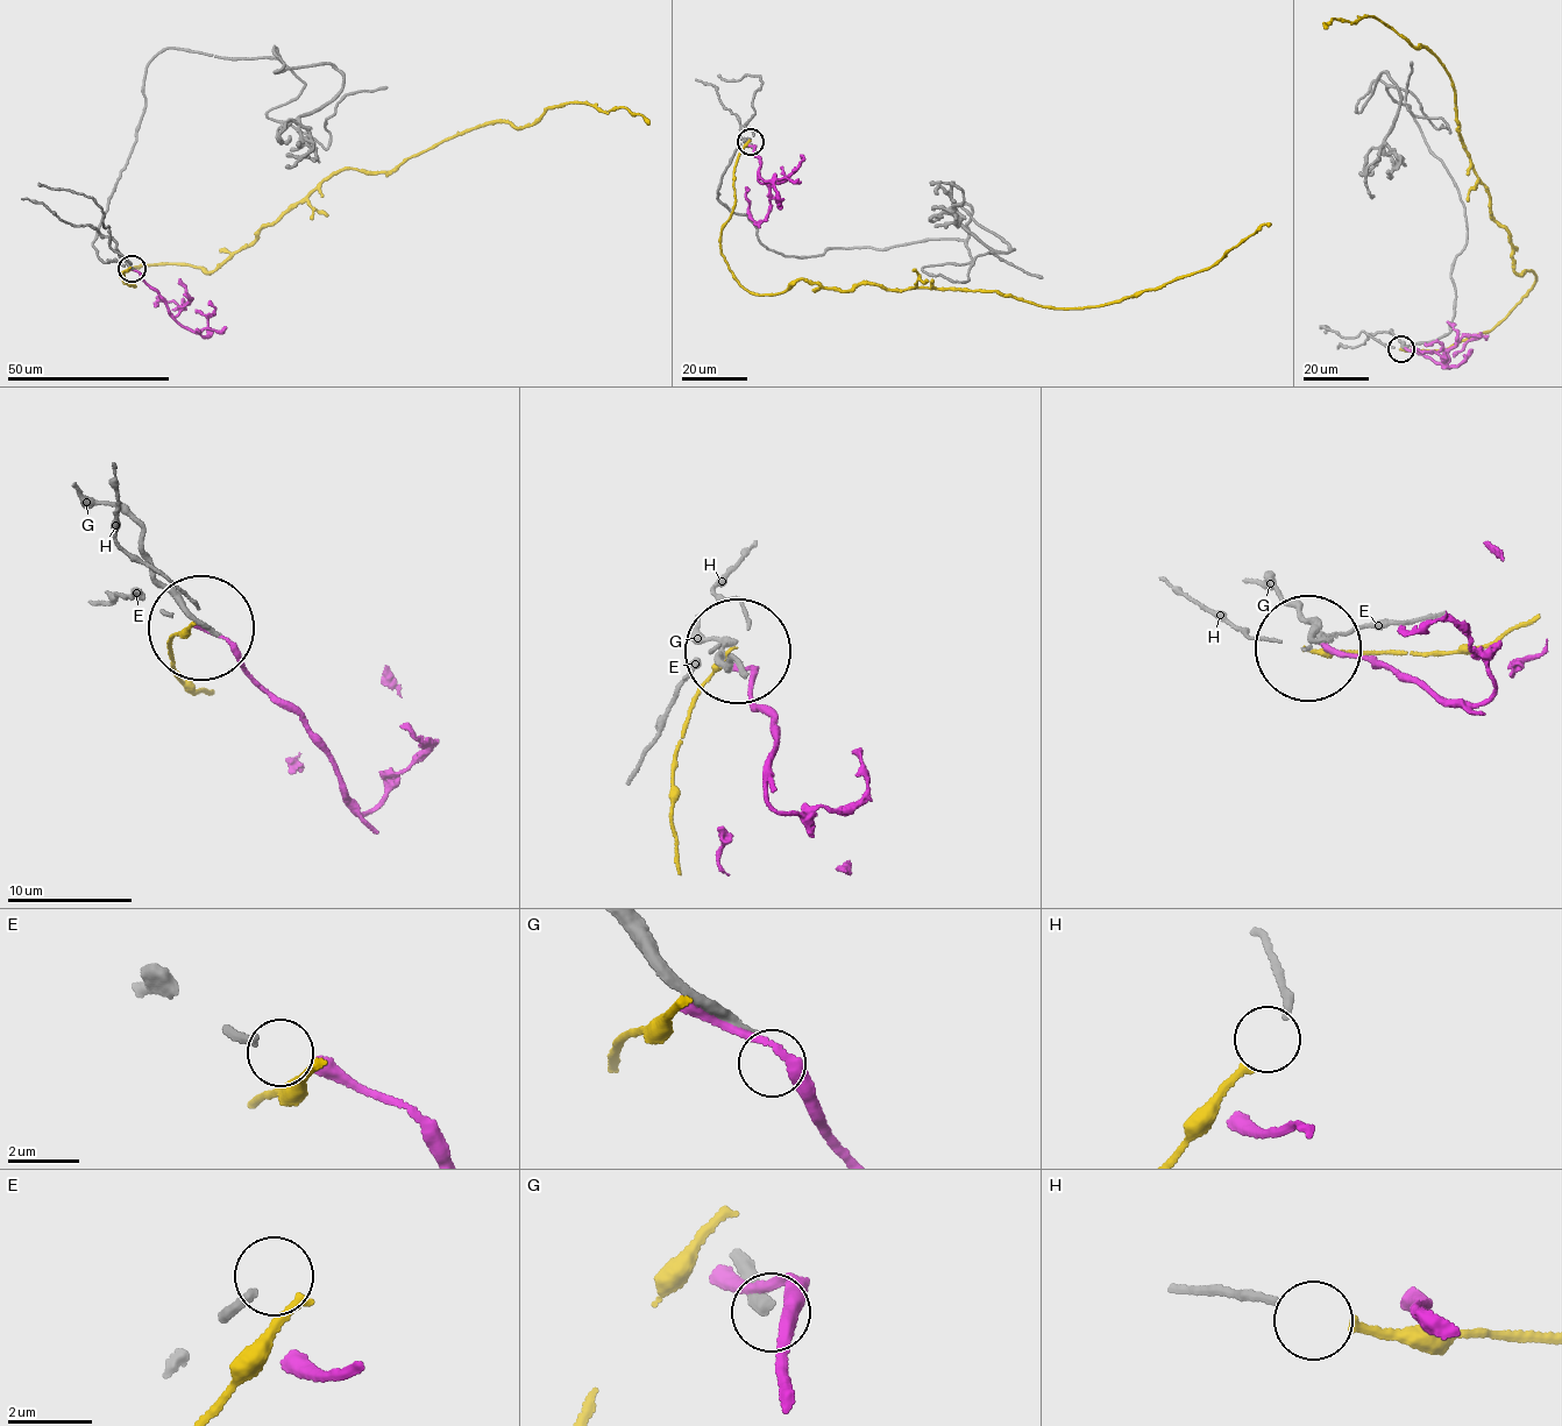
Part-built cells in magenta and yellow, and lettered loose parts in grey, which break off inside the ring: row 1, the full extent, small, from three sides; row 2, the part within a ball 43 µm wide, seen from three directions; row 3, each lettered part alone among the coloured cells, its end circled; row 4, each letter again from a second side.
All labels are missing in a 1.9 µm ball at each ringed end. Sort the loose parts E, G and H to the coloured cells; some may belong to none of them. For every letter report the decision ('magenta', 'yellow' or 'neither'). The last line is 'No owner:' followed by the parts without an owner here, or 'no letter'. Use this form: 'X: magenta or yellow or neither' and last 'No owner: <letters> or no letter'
E: neither
G: neither
H: yellow
No owner: E, G

